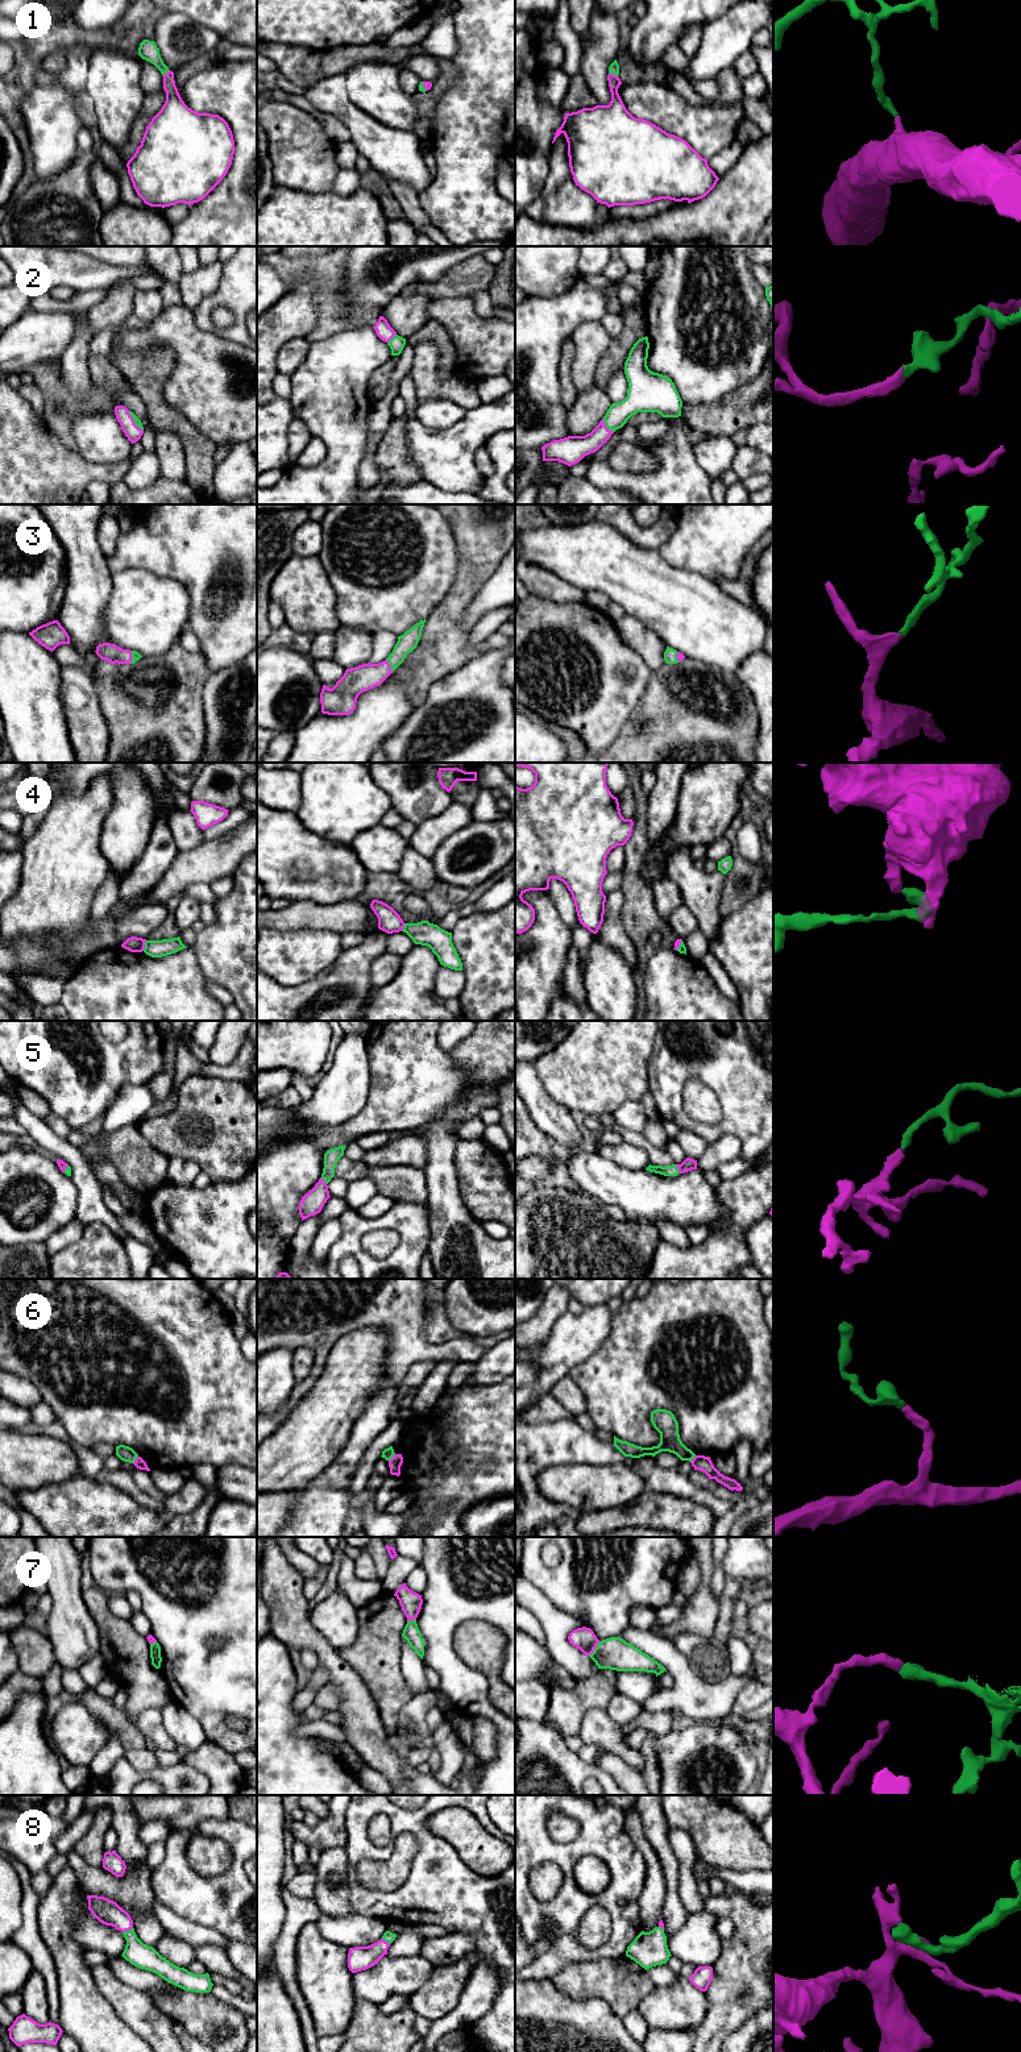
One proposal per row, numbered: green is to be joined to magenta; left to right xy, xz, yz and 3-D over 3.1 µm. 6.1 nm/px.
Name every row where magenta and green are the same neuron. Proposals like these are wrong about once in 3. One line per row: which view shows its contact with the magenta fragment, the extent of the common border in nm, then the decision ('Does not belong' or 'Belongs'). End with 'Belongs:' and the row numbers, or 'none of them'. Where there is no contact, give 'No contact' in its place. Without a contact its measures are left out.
1: Touches magenta in yz. Shared border 60 nm. Belongs
2: Touches magenta in yz. Shared border 110 nm. Belongs
3: Touches magenta in xz. Shared border 90 nm. Belongs
4: Touches magenta in xy. Shared border 70 nm. Does not belong
5: Touches magenta in yz. Shared border 70 nm. Belongs
6: Touches magenta in xy. Shared border 60 nm. Belongs
7: Touches magenta in yz. Shared border 120 nm. Does not belong
8: Touches magenta in xy. Shared border 70 nm. Belongs
Belongs: 1, 2, 3, 5, 6, 8

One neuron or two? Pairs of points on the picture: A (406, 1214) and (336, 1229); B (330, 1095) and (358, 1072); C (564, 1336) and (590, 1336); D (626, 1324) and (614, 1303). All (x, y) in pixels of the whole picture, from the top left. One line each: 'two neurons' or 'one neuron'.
A: two neurons
B: one neuron
C: one neuron
D: two neurons

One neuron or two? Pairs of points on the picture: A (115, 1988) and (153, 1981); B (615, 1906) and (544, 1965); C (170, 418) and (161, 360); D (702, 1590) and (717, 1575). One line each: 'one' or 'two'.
A: two
B: one
C: one
D: two

